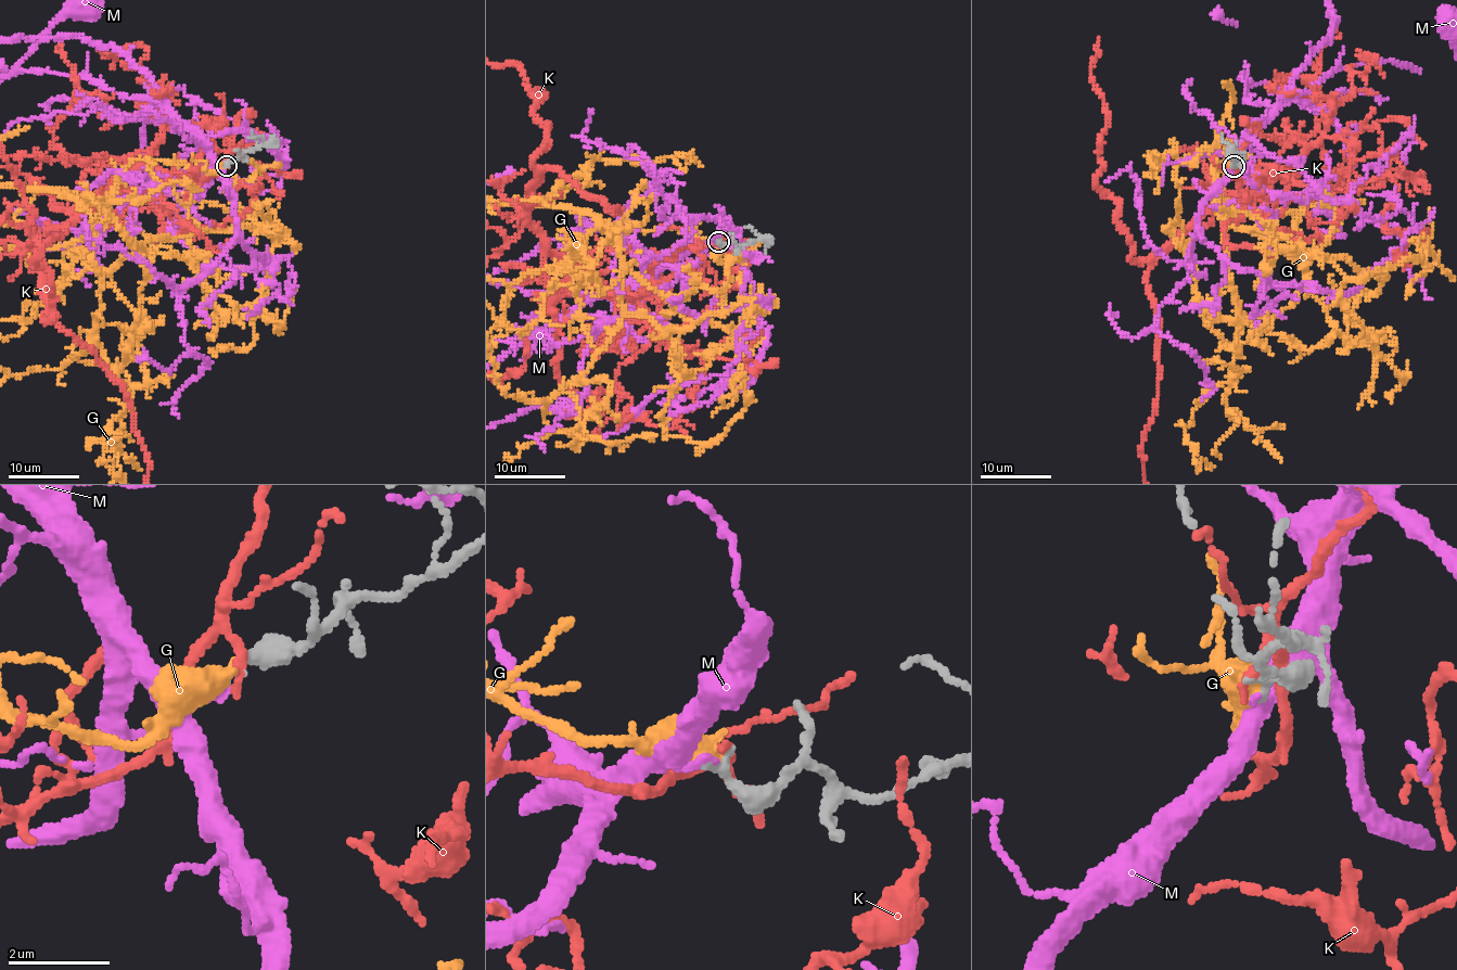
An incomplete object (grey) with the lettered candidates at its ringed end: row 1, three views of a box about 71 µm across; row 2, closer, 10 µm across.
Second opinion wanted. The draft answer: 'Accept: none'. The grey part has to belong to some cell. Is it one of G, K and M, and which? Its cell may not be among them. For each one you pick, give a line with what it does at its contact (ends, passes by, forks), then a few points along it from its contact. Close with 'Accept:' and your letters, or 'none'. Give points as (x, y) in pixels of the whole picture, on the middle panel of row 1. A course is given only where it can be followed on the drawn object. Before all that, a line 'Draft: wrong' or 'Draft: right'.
Draft: right
Accept: none

